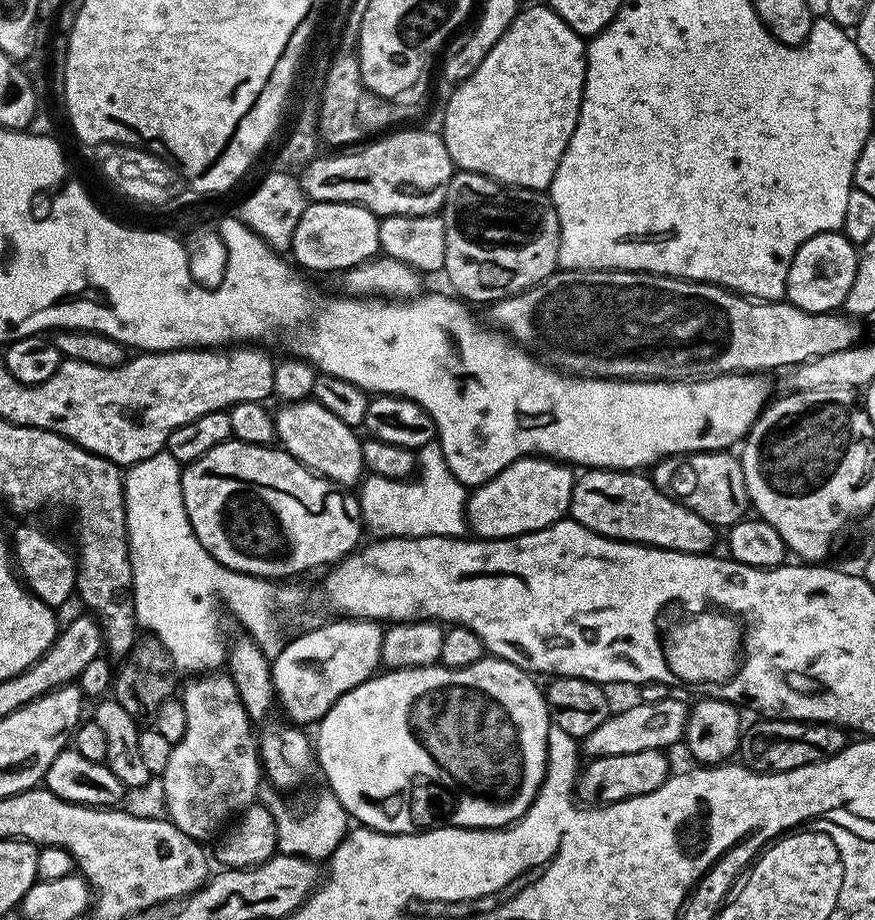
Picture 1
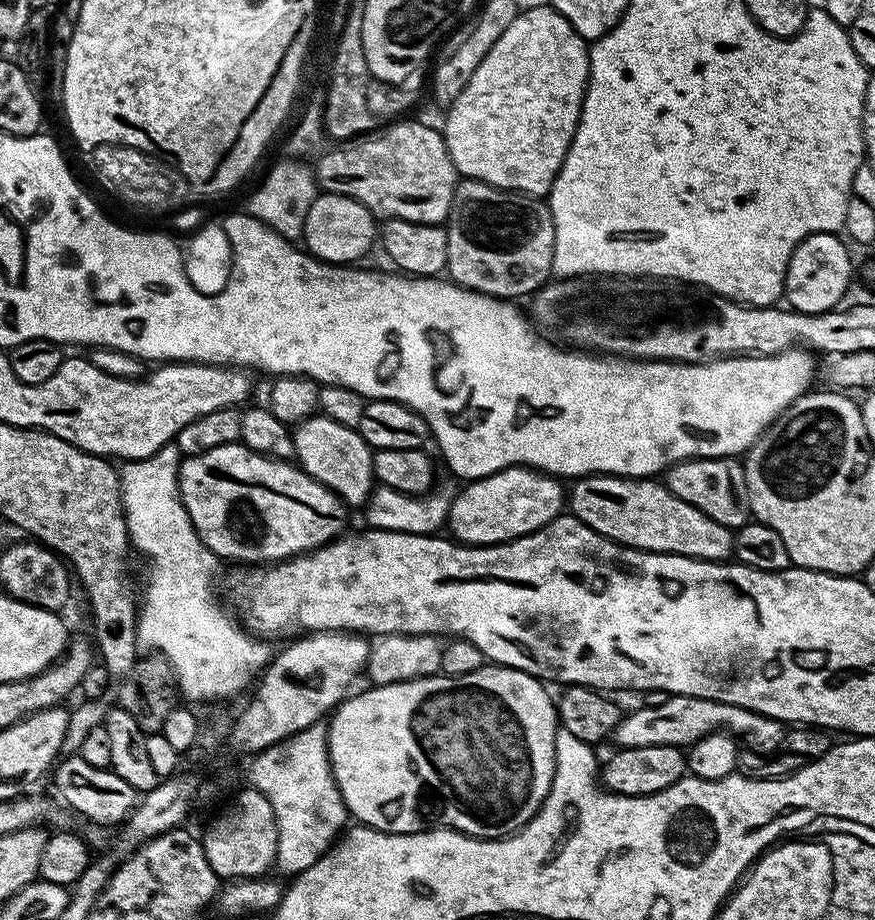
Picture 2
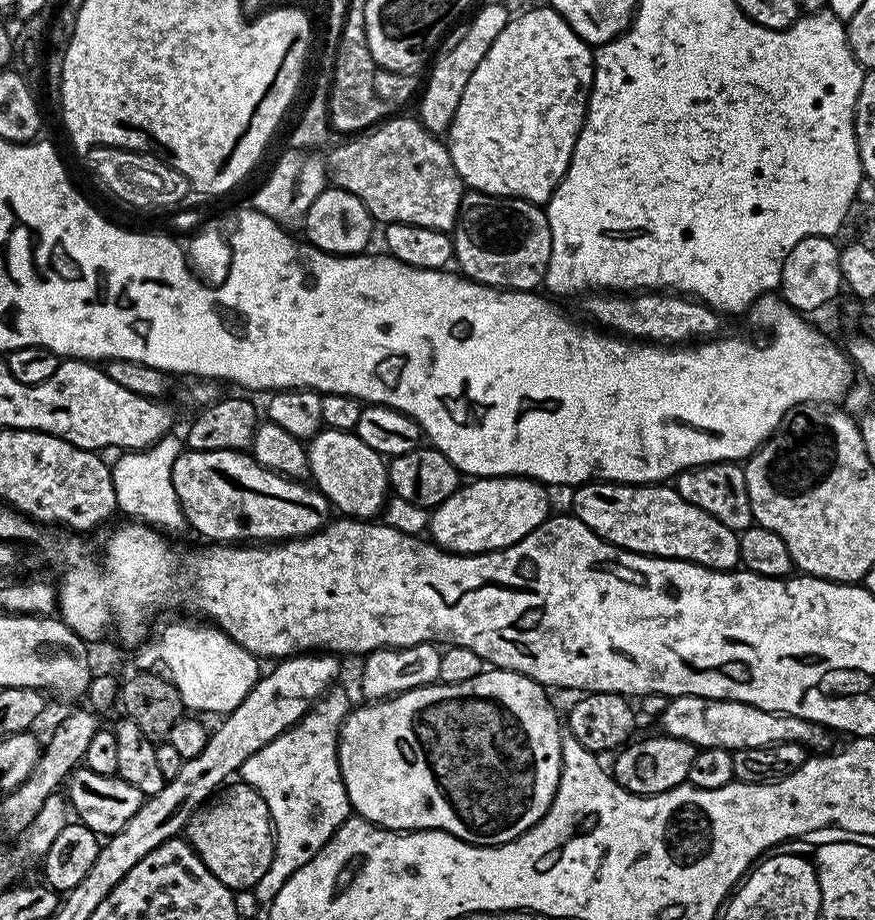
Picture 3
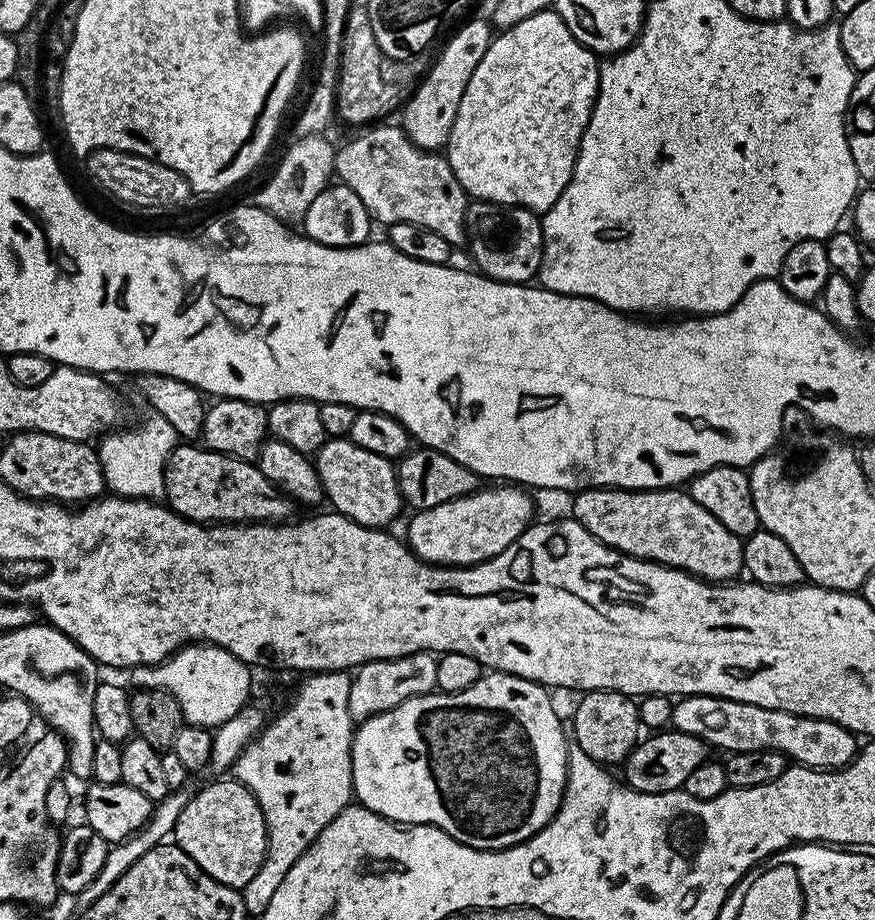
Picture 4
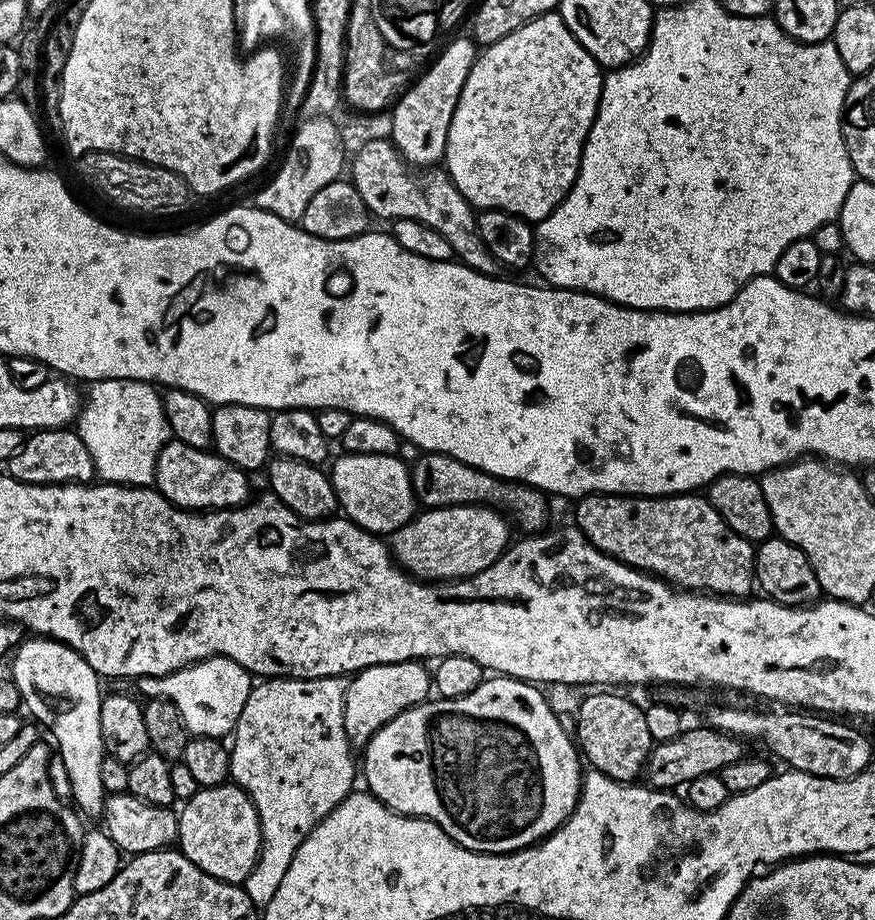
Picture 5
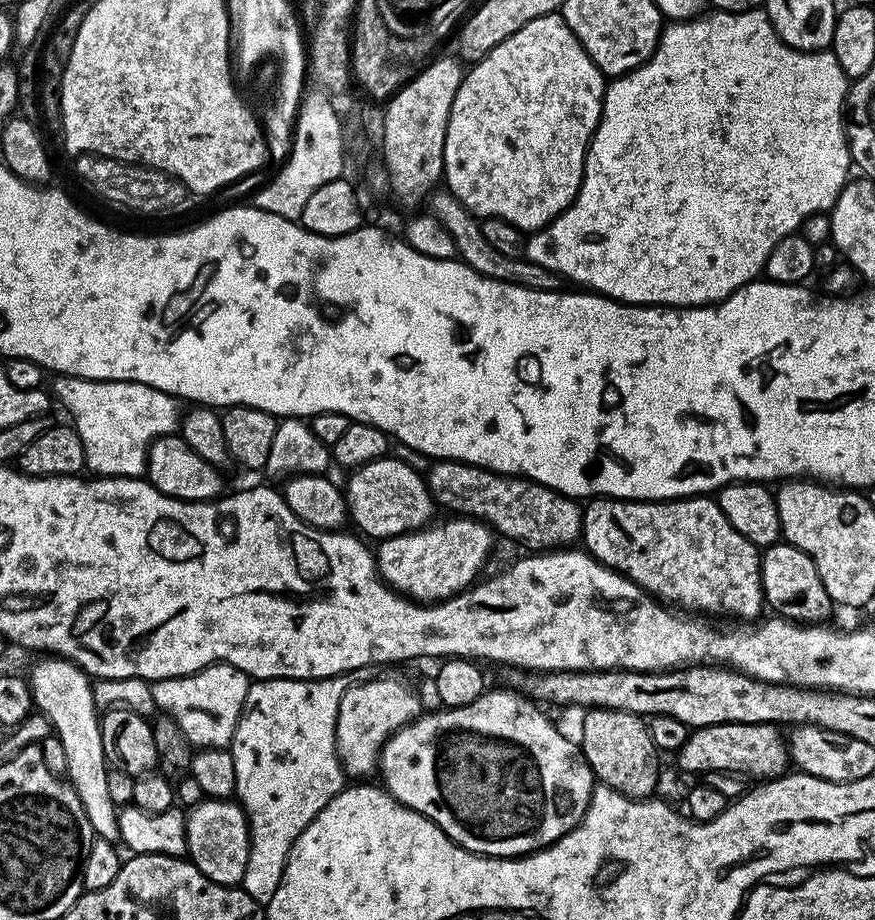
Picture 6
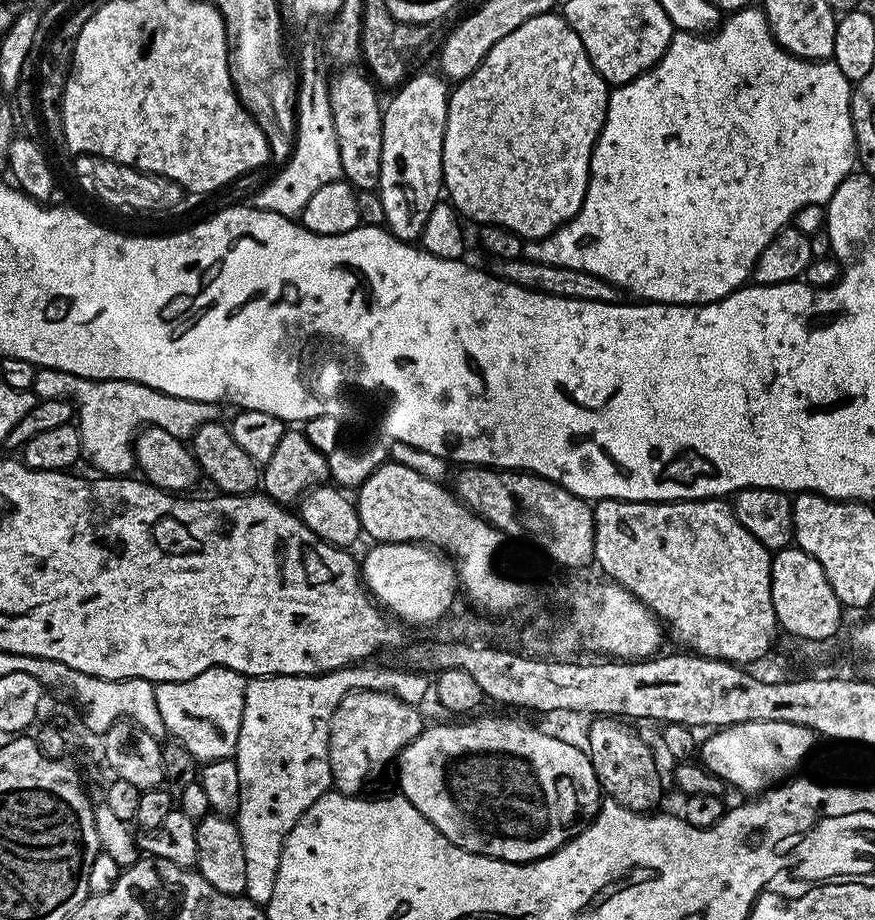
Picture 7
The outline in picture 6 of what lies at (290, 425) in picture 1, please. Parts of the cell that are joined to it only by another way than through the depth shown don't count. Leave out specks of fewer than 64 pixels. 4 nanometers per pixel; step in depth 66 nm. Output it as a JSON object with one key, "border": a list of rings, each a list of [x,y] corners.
{"border":[[[381,458],[372,460],[369,464],[361,464],[349,475],[352,477],[348,480],[348,488],[346,486],[351,523],[356,523],[365,537],[376,536],[377,541],[403,532],[415,532],[433,519],[434,501],[428,492],[425,477],[404,460],[388,459]]]}

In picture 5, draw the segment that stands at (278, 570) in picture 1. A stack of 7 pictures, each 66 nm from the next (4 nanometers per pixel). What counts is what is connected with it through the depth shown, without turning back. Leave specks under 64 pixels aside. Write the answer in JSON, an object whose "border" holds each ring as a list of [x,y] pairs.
{"border":[[[175,438],[169,439],[156,459],[154,487],[177,508],[189,510],[215,510],[238,508],[248,503],[249,473],[217,456],[215,451],[186,446]]]}

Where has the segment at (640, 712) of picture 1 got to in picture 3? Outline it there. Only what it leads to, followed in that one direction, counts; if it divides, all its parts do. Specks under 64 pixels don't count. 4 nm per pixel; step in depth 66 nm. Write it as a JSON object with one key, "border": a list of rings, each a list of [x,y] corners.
{"border":[[[697,695],[673,697],[658,717],[658,723],[665,735],[682,738],[700,750],[726,748],[733,753],[743,748],[768,748],[772,744],[790,742],[807,748],[809,753],[824,754],[833,747],[833,733],[825,724],[797,716],[783,716],[780,712],[758,710],[758,706],[750,706],[746,702],[707,700]]]}

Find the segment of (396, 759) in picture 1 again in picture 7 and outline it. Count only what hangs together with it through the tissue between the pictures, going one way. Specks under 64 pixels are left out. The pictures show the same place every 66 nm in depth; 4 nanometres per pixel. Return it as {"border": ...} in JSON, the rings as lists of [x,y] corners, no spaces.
{"border":[[[480,716],[468,718],[465,724],[436,724],[425,727],[418,738],[404,747],[398,757],[398,769],[400,768],[400,788],[409,802],[414,805],[434,827],[450,842],[454,842],[467,852],[476,852],[479,856],[492,856],[495,860],[508,860],[511,864],[526,864],[530,860],[541,860],[544,856],[556,852],[564,847],[569,840],[574,839],[583,828],[588,827],[600,811],[602,803],[602,789],[598,778],[594,774],[594,766],[583,747],[575,748],[548,732],[539,732],[520,720],[511,720],[508,716]]]}

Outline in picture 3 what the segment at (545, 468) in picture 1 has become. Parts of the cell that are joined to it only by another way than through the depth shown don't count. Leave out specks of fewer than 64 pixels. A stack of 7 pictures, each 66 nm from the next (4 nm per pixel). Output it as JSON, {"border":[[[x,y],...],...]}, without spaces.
{"border":[[[485,476],[469,479],[461,483],[460,489],[450,494],[446,502],[431,509],[426,529],[427,535],[431,543],[446,549],[447,552],[457,552],[463,556],[473,556],[479,552],[497,552],[506,546],[514,546],[514,542],[538,530],[538,526],[542,526],[548,519],[550,515],[548,492],[549,489],[539,480],[529,480],[526,476]]]}

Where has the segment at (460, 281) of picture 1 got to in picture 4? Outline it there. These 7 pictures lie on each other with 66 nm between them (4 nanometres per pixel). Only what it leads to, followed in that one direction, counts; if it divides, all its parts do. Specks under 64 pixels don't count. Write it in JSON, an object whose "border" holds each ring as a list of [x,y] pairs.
{"border":[[[472,200],[464,212],[464,234],[466,249],[477,264],[473,265],[491,280],[527,284],[539,277],[544,253],[544,225],[541,217],[529,208]]]}

